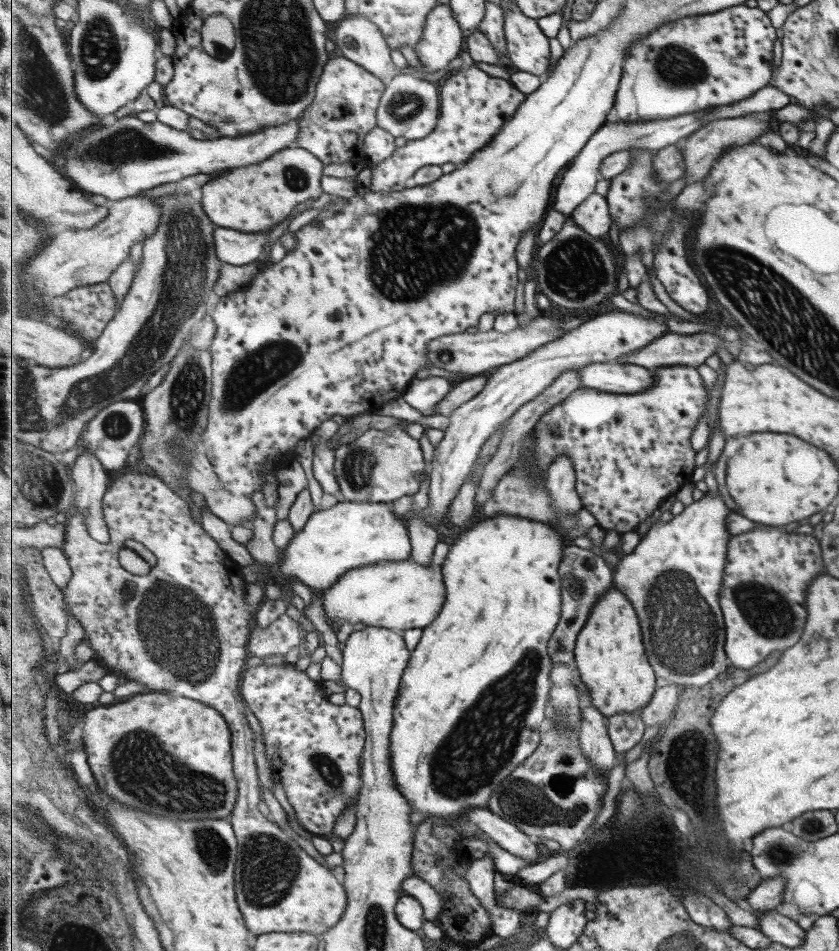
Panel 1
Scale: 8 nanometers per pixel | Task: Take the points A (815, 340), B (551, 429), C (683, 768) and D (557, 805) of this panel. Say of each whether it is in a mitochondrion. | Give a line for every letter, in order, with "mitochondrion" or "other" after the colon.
A: mitochondrion
B: mitochondrion
C: mitochondrion
D: mitochondrion

